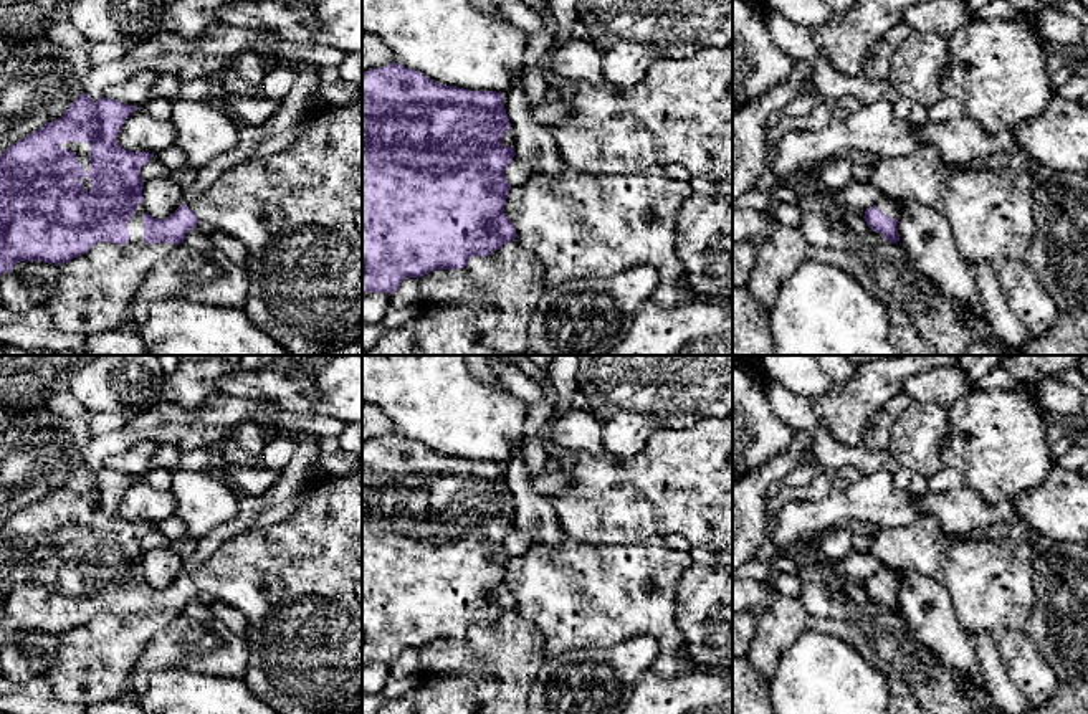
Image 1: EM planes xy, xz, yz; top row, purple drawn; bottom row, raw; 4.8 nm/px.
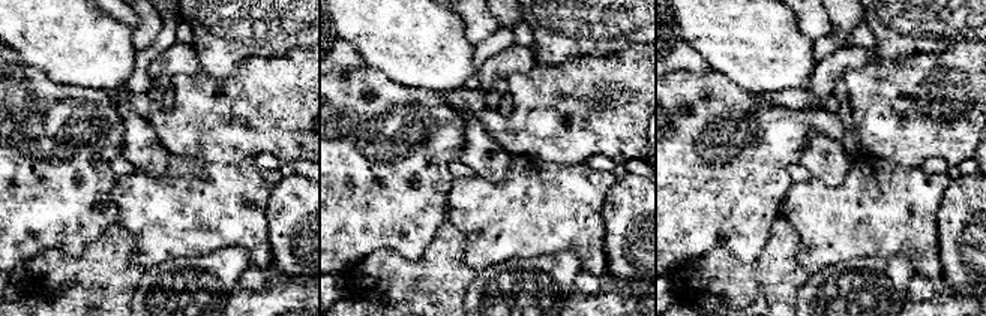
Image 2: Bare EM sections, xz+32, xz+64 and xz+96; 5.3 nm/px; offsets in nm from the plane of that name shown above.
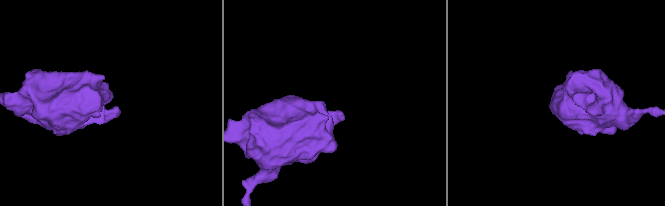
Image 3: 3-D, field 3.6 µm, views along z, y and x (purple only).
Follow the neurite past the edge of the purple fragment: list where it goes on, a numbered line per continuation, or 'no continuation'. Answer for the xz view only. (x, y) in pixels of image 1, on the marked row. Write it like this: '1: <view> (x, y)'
1: xz (508, 139)

